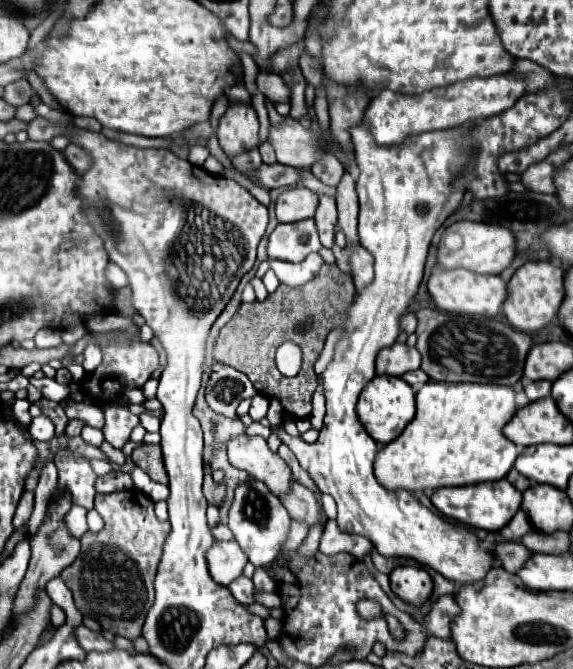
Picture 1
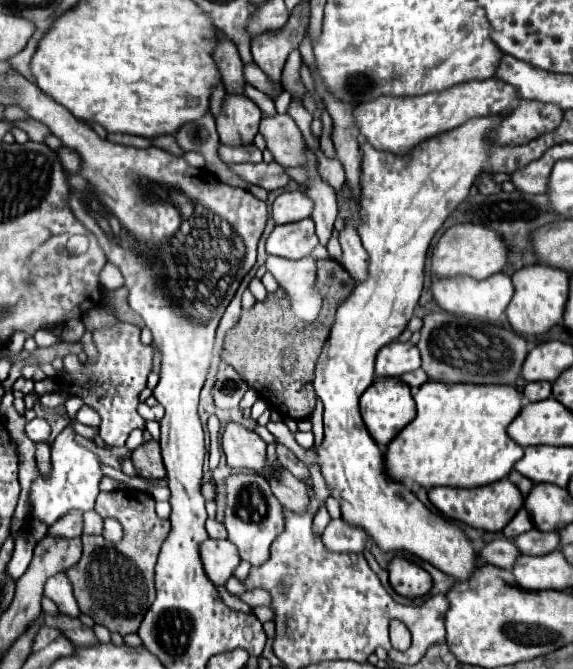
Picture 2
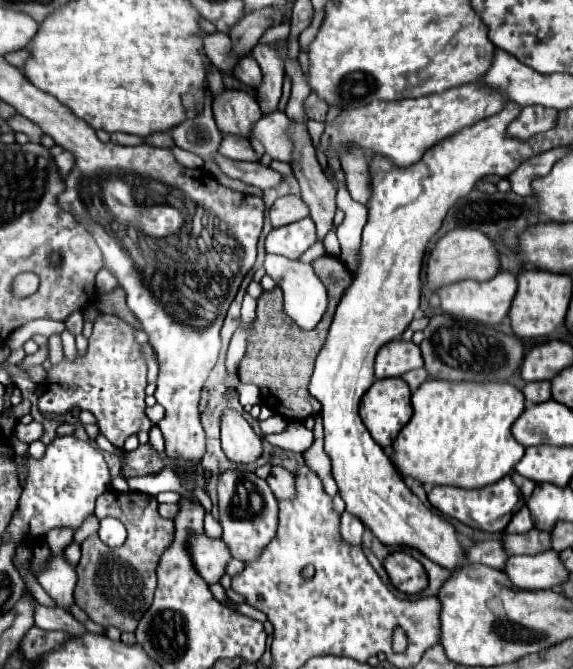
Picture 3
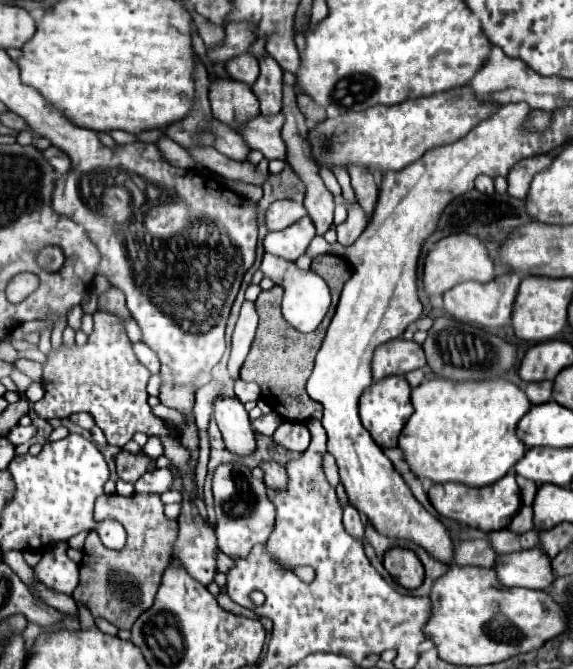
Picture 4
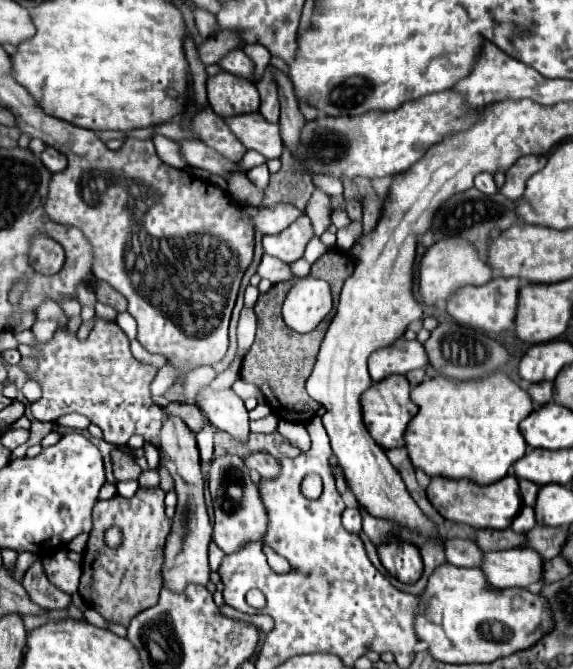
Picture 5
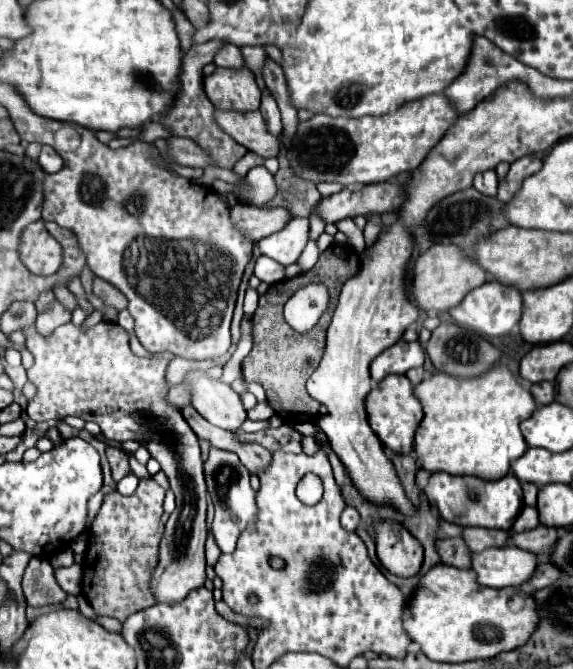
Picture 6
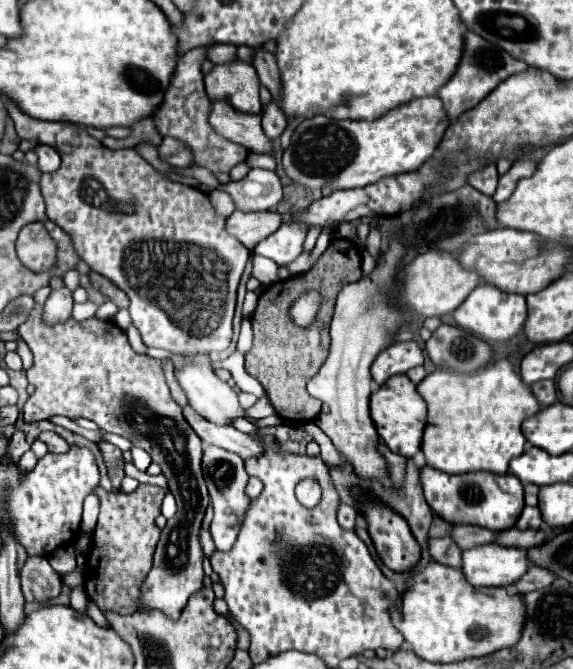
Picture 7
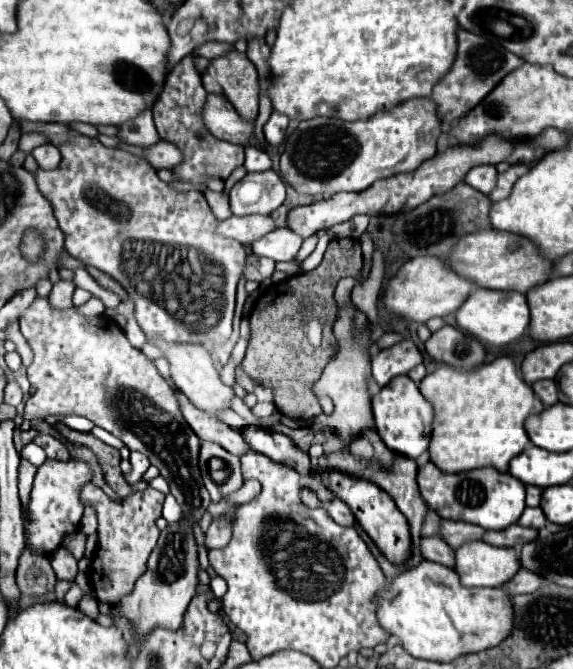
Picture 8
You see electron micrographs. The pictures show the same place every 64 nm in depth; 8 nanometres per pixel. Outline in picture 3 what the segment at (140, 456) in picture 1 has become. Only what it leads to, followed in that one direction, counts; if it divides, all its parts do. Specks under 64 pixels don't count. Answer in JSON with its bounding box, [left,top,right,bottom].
[126,444,164,476]

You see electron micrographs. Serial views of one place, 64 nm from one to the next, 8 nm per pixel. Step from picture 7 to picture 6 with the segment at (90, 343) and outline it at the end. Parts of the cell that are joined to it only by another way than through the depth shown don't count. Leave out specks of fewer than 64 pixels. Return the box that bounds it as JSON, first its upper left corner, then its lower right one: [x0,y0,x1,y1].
[24,322,206,602]

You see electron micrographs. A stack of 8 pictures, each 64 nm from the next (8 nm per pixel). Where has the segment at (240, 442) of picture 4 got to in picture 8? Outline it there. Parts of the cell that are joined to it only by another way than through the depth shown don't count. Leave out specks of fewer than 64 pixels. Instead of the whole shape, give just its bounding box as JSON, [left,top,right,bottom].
[152,340,234,416]

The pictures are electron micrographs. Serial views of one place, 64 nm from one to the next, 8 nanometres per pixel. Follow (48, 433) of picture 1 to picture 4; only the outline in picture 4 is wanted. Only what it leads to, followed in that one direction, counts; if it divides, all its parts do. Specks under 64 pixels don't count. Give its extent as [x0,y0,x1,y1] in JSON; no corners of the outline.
[8,424,36,446]

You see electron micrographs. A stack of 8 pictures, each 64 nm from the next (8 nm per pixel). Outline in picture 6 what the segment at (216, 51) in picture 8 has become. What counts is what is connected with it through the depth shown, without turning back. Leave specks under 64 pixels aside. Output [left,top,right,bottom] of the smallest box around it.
[214,44,244,68]

